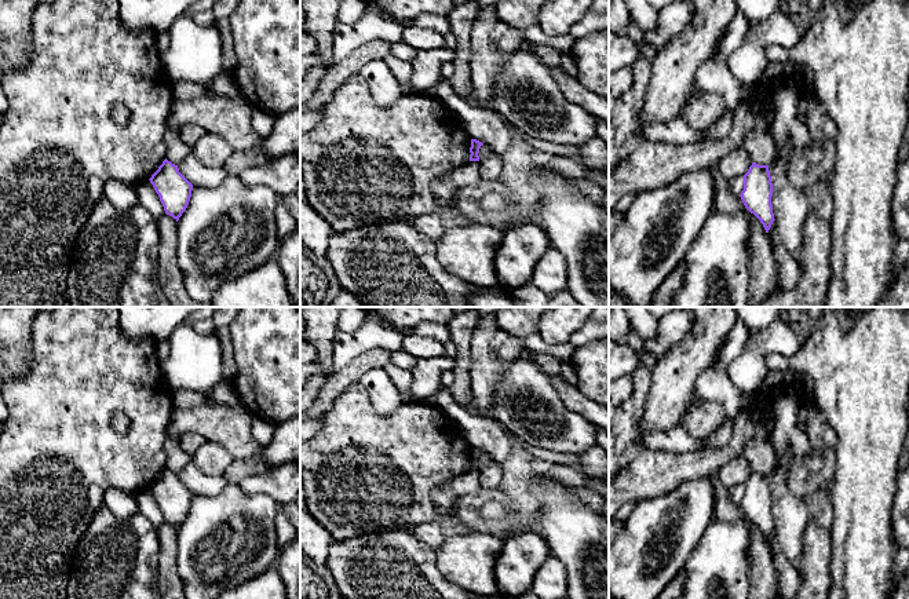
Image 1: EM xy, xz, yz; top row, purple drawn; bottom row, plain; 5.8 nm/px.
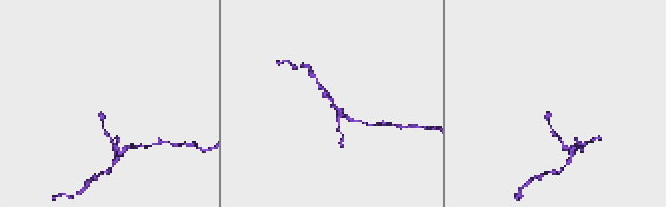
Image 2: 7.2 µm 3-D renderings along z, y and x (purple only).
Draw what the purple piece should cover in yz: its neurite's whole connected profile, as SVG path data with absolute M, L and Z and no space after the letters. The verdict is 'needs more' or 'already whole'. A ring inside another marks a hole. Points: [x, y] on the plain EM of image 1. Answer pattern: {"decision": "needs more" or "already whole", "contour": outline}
{"decision": "already whole", "contour": "M752 471L744 483L744 498L740 505L745 516L753 522L769 541L774 527L773 514L773 492L769 474Z"}

